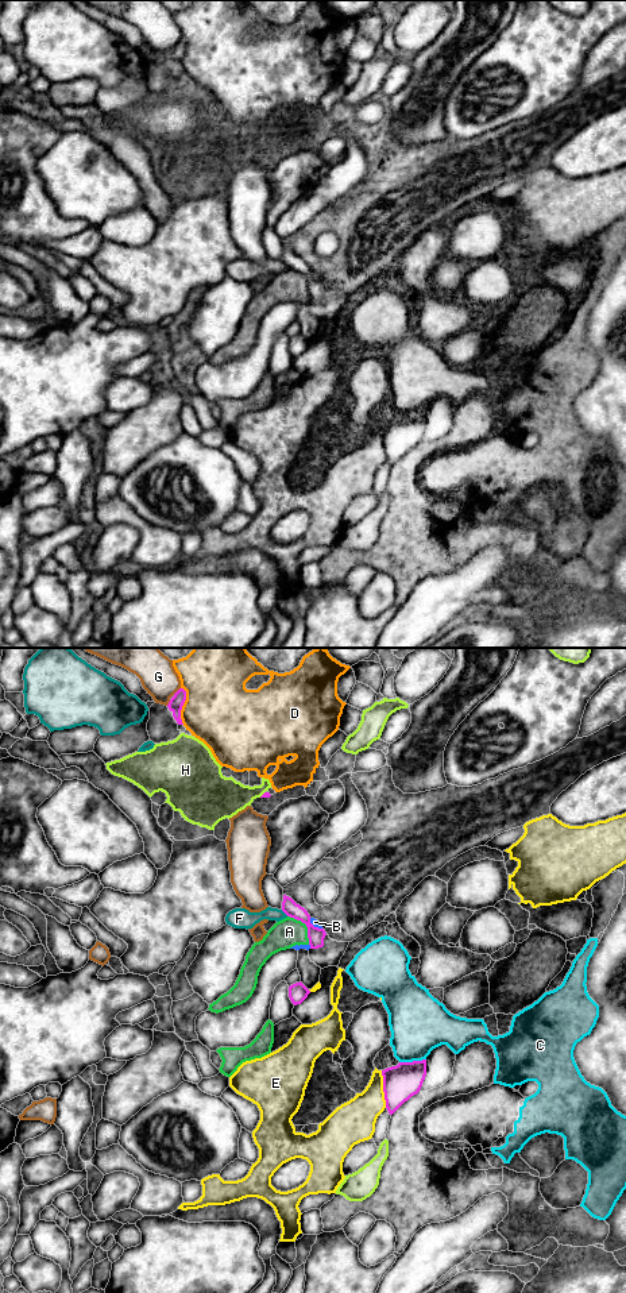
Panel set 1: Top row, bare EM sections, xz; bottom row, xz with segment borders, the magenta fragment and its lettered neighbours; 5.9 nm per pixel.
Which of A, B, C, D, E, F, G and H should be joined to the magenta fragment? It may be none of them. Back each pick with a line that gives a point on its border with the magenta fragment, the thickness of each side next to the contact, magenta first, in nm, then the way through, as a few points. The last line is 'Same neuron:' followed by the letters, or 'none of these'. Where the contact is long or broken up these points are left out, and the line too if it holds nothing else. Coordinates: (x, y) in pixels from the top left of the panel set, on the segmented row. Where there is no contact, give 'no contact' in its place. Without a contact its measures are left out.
Same neuron: none of these

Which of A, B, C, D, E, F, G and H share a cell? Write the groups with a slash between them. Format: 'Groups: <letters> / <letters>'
Groups: A B C / D / E / F / G / H

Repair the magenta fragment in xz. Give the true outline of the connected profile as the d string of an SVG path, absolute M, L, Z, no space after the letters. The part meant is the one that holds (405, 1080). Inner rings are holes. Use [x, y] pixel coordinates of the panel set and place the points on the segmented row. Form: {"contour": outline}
{"contour": "M426 1060L399 1062L382 1070L386 1108L393 1115L405 1101L417 1095L426 1076Z"}

